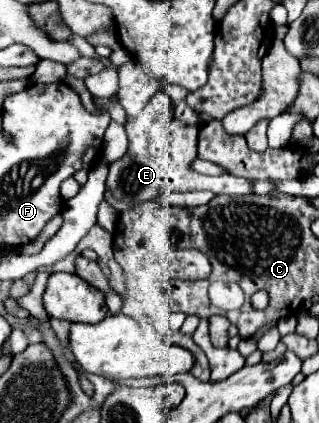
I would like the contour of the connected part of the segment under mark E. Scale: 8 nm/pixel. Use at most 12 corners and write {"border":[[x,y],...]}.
{"border":[[160,89],[126,121],[104,201],[124,213],[172,191],[248,195],[250,181],[192,169],[198,127]]}

